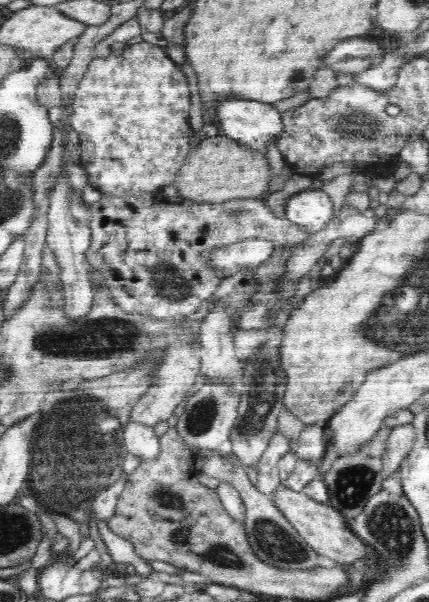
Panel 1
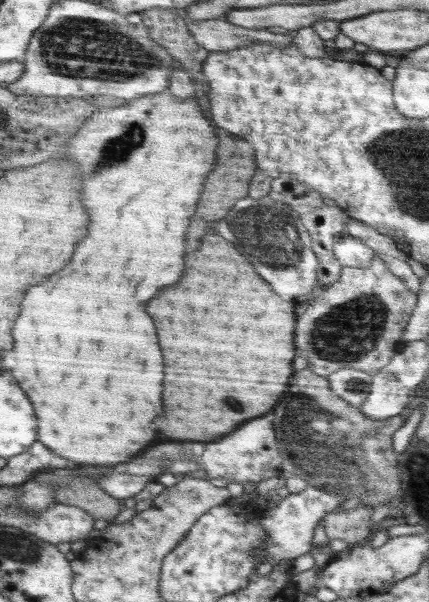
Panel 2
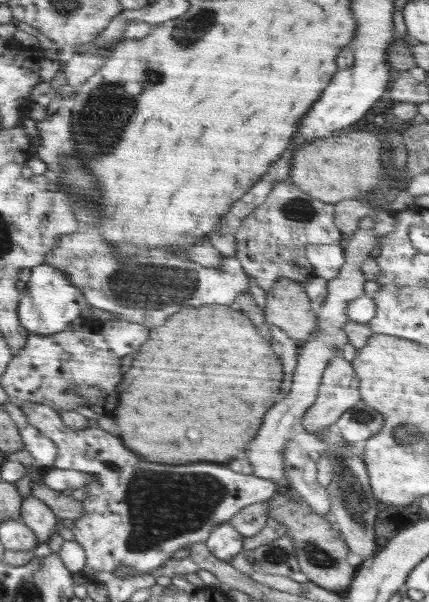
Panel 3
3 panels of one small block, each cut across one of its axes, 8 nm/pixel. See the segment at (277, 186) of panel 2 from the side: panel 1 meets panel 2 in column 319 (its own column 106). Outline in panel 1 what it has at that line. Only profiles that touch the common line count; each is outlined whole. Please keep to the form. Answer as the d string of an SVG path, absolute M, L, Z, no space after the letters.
M161 190L136 196L111 196L90 203L89 228L92 232L90 248L85 252L89 265L100 269L102 285L109 289L112 300L124 313L142 315L155 320L185 318L197 312L215 293L222 277L210 268L212 251L242 240L258 238L270 240L275 250L292 248L307 242L312 234L303 232L286 217L274 216L263 198L238 198L222 203L196 203L182 196L164 196Z

